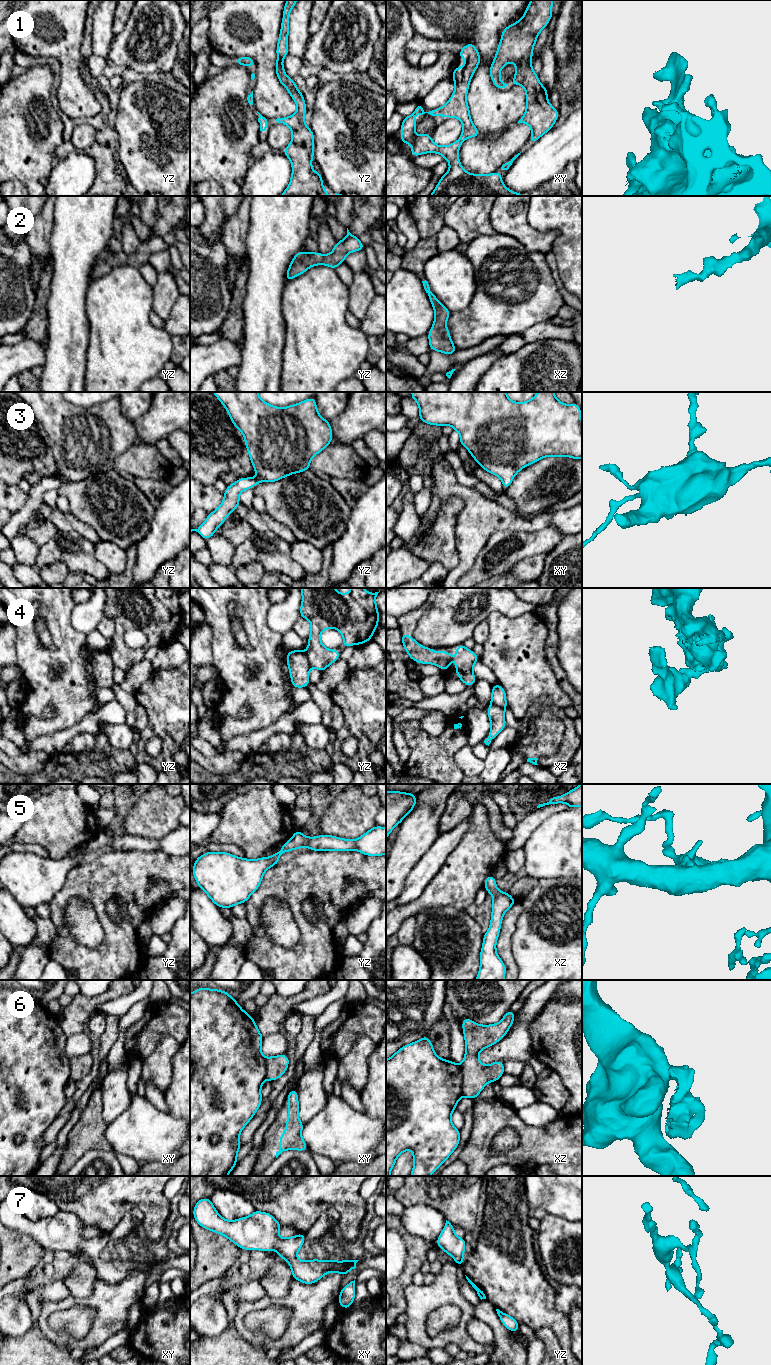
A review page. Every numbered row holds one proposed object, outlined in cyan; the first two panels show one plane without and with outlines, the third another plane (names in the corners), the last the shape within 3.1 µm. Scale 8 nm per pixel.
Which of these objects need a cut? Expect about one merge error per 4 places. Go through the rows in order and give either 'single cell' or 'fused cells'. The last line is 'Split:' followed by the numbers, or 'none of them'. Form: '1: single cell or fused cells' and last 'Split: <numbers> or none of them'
1: single cell
2: single cell
3: single cell
4: fused cells
5: single cell
6: fused cells
7: single cell
Split: 4, 6

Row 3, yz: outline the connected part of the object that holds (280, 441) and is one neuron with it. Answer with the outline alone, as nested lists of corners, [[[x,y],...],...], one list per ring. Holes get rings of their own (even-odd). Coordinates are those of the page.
[[[212,392],[226,408],[232,423],[238,431],[243,433],[245,446],[249,453],[254,470],[257,473],[255,479],[245,477],[238,479],[235,483],[227,486],[224,492],[224,499],[221,505],[212,513],[208,513],[205,522],[197,529],[191,529],[190,532],[196,531],[206,541],[214,536],[218,527],[224,524],[228,514],[234,512],[241,502],[239,494],[249,488],[255,487],[260,482],[276,482],[286,476],[294,473],[303,472],[310,469],[311,459],[325,449],[333,438],[330,422],[320,416],[317,410],[315,397],[306,399],[297,404],[284,408],[270,405],[263,401],[258,392]]]

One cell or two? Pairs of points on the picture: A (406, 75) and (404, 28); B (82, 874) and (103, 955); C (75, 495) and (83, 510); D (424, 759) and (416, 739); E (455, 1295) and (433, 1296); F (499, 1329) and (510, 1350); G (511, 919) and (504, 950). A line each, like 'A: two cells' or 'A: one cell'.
A: one cell
B: one cell
C: one cell
D: one cell
E: one cell
F: one cell
G: one cell

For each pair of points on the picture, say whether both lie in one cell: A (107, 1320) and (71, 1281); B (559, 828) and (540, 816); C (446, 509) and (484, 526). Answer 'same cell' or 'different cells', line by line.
A: different cells
B: different cells
C: different cells

